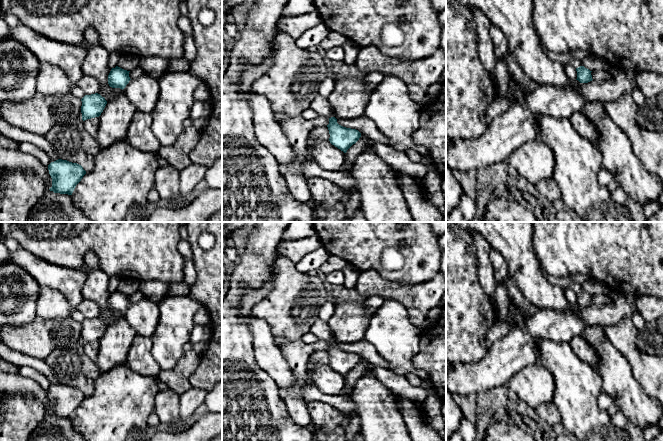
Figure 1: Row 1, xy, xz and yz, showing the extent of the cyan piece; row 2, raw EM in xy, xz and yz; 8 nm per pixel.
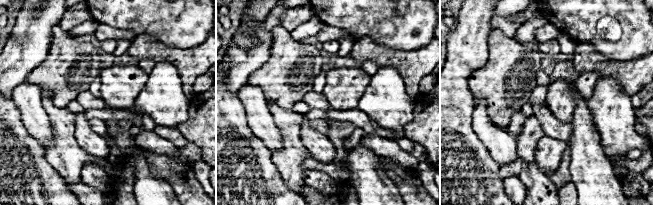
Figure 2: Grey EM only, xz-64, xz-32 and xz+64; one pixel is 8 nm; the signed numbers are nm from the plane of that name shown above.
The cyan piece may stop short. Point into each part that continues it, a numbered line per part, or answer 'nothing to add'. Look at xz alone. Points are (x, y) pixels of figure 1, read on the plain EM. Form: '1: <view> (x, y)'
nothing to add

